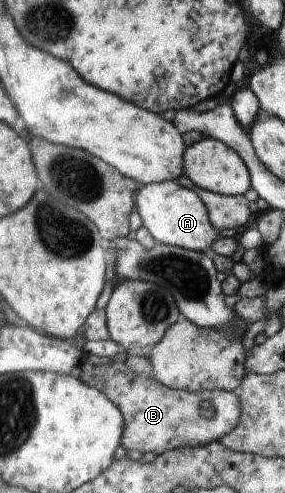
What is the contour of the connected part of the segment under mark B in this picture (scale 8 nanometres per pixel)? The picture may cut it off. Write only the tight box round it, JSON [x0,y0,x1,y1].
[73,350,241,453]

